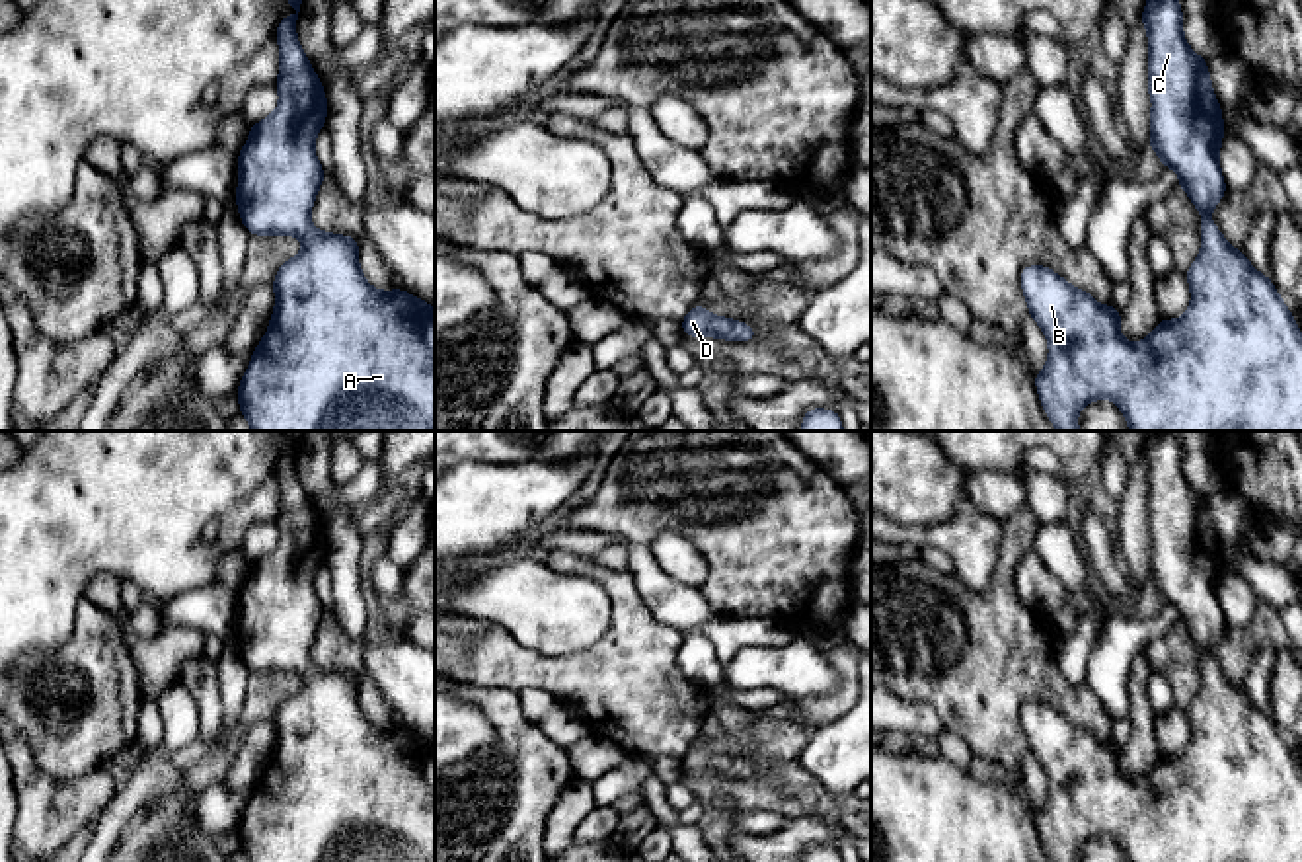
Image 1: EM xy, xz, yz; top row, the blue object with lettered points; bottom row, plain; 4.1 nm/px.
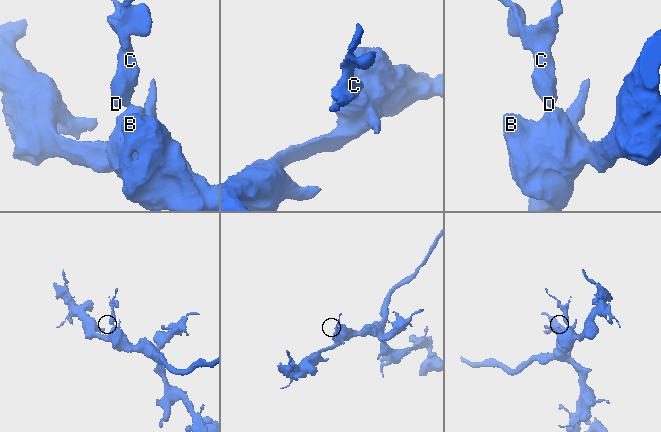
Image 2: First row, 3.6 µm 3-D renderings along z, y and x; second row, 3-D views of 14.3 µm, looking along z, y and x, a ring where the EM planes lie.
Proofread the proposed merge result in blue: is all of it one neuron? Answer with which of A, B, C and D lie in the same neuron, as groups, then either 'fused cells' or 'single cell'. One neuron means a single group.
groups A B C D; single cell

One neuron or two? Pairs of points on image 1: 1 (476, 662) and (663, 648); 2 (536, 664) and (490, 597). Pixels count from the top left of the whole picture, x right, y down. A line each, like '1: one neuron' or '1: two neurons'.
1: one neuron
2: two neurons

